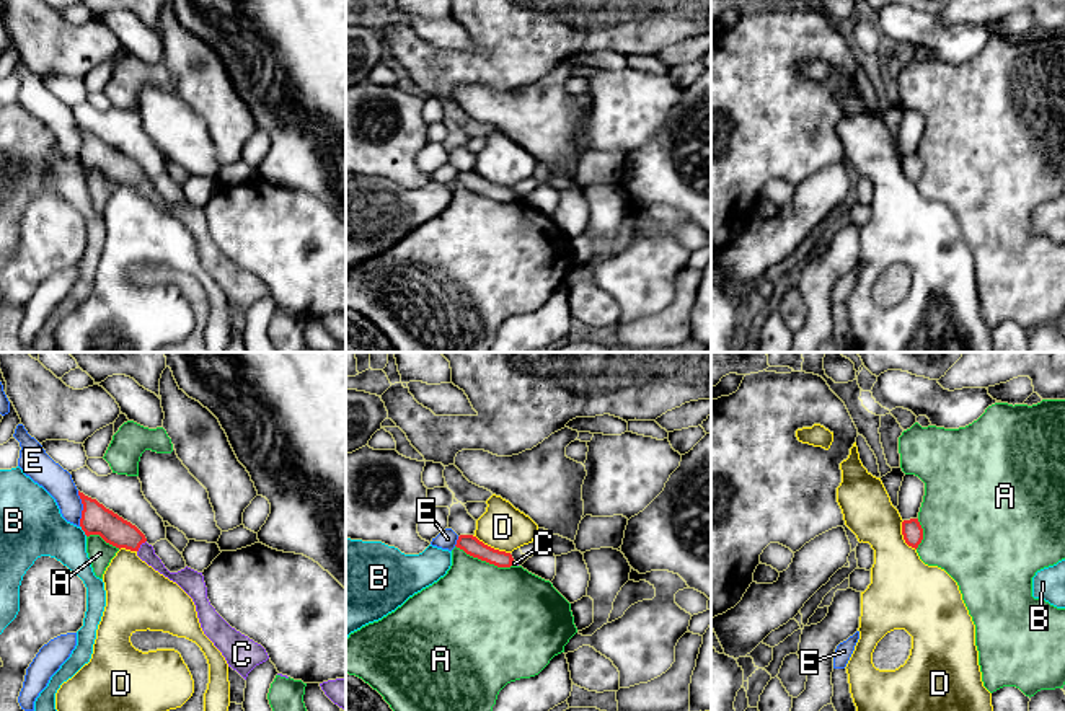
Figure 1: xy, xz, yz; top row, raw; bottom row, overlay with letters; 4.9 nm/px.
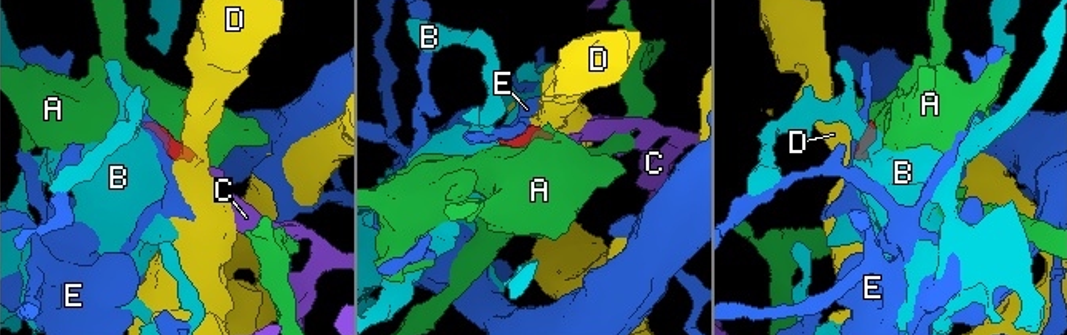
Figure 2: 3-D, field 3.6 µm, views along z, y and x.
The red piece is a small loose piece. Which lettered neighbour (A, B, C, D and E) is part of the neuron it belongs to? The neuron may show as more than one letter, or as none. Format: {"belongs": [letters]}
{"belongs": ["C"]}

